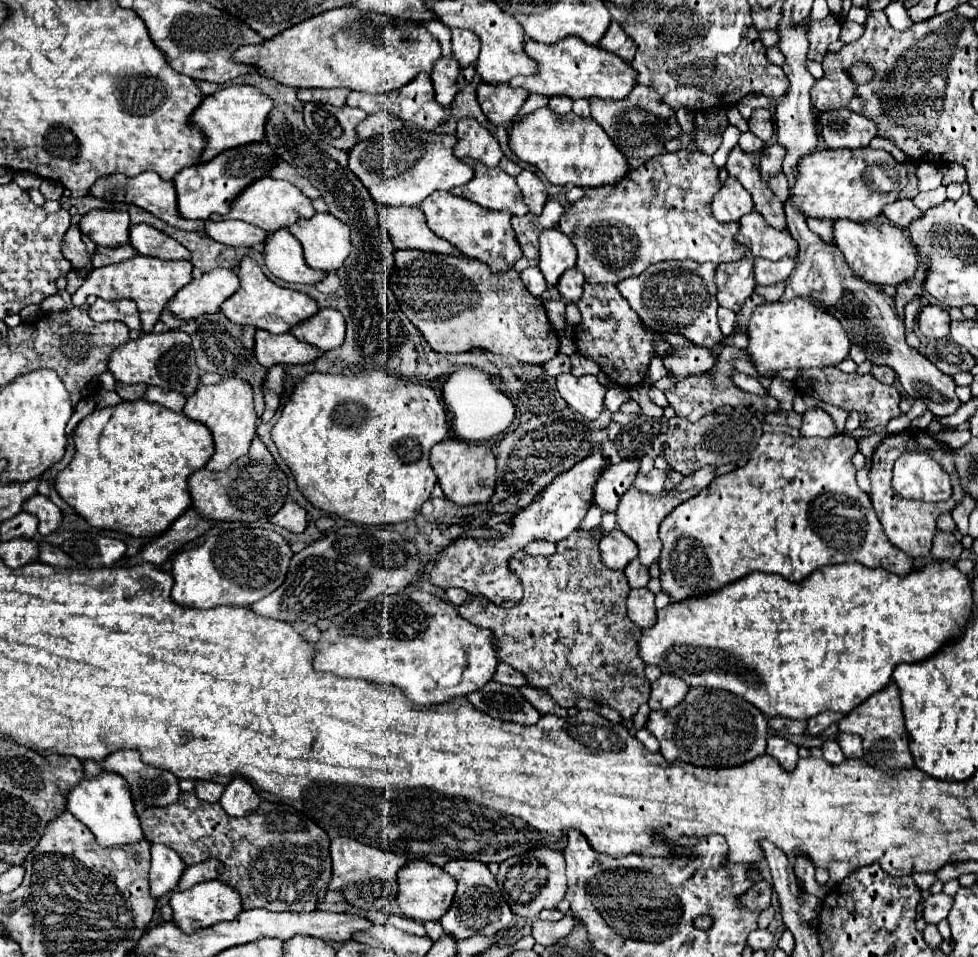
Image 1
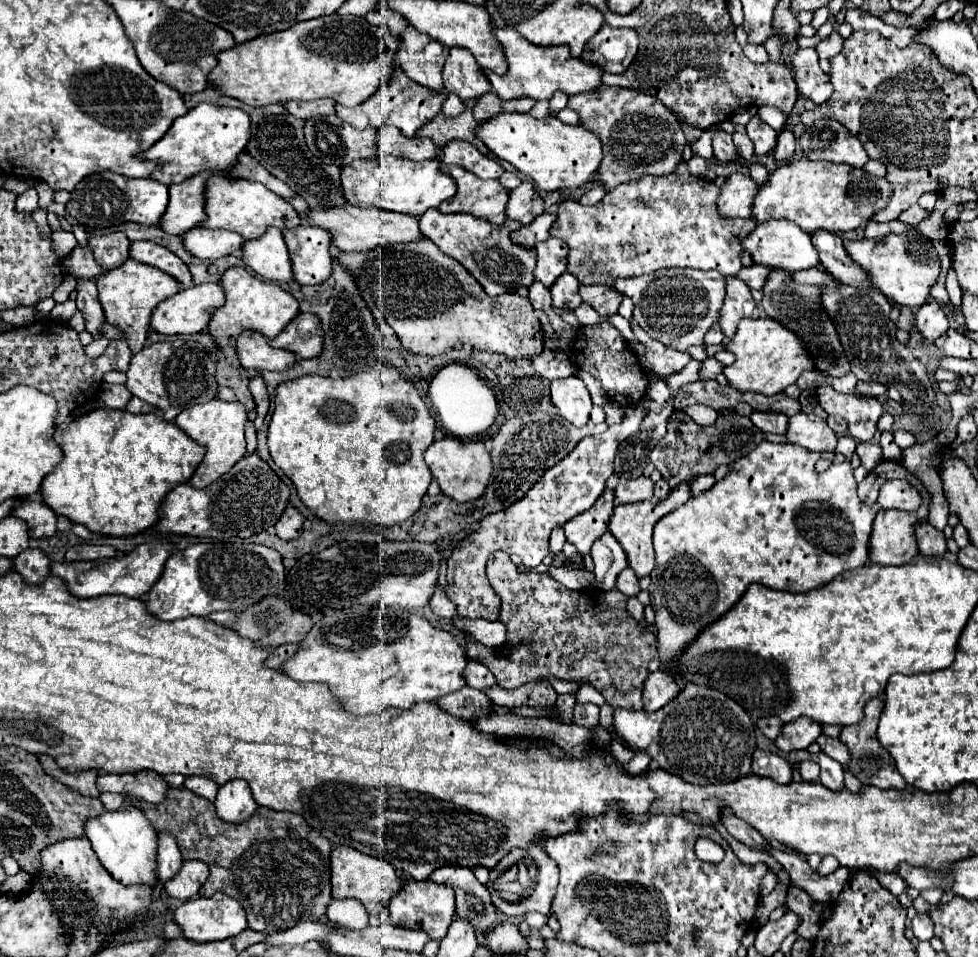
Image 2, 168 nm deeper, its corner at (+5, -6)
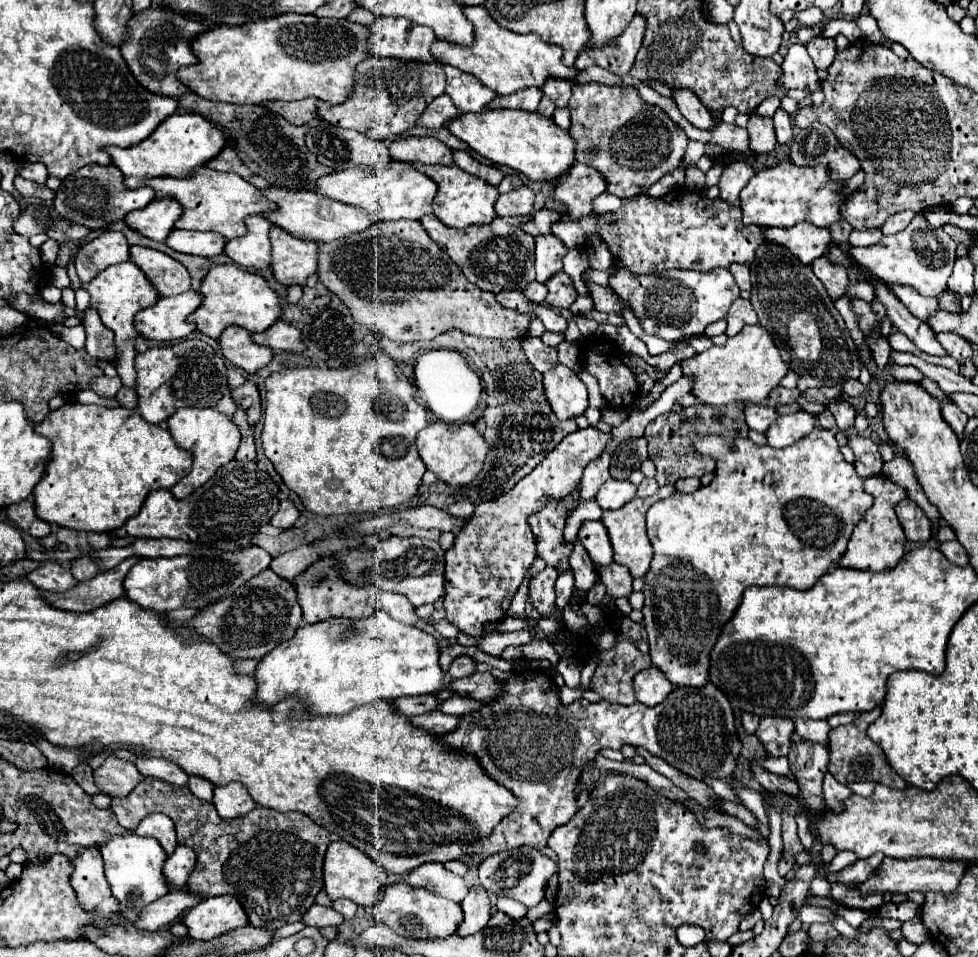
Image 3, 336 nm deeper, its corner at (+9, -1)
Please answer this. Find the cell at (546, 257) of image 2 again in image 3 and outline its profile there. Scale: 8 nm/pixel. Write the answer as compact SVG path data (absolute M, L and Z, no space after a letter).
M554 234L536 238L536 280L546 282L550 276L562 270L562 258L566 256L566 246Z

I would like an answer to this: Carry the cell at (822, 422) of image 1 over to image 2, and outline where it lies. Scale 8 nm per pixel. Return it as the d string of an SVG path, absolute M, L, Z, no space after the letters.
M798 413L790 417L786 441L810 451L832 451L836 445L836 433L824 419L812 413Z

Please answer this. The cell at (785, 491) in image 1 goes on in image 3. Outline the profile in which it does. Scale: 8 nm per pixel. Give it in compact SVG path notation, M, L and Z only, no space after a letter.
M816 426L814 434L802 438L798 446L788 446L786 450L756 446L750 438L704 438L698 440L696 448L716 458L714 480L692 494L676 492L672 498L656 502L646 514L654 558L642 588L646 596L642 608L644 626L652 664L676 686L706 684L710 650L748 586L812 588L826 572L838 566L854 526L872 506L872 496L862 488L864 478L844 460L834 432L822 426Z

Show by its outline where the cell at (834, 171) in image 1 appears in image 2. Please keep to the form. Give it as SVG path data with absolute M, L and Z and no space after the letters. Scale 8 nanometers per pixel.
M804 157L798 161L788 161L770 173L768 181L758 187L758 193L752 201L752 217L758 223L786 219L796 223L806 233L814 233L818 229L844 233L866 227L870 217L890 199L890 191L882 195L880 191L872 189L872 195L864 195L866 189L864 173L860 169L834 165L830 161L810 161Z

